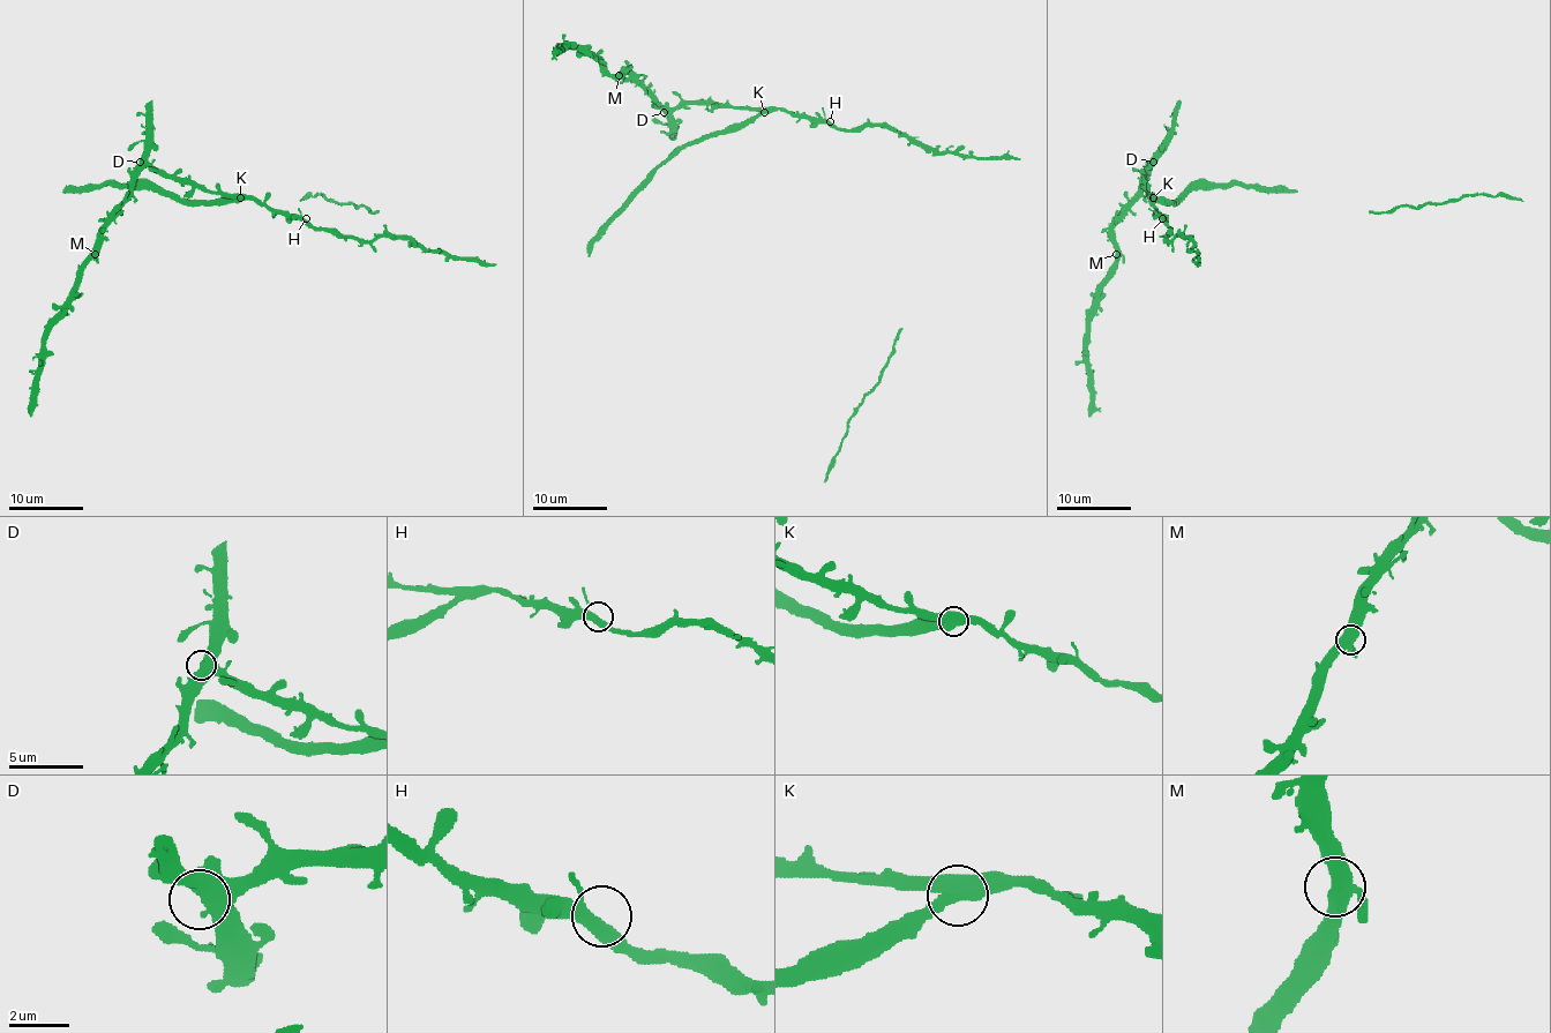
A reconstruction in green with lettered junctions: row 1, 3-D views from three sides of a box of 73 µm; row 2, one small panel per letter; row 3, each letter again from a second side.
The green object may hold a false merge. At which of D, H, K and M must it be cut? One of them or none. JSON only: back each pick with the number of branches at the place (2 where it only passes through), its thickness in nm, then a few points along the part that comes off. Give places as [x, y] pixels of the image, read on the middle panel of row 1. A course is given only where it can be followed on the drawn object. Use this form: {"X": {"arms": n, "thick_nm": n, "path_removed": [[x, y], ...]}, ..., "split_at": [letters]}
{"K": {"arms": 3, "thick_nm": 550, "path_removed": [[763, 112], [682, 144], [602, 229], [587, 256]]}, "split_at": ["K"]}

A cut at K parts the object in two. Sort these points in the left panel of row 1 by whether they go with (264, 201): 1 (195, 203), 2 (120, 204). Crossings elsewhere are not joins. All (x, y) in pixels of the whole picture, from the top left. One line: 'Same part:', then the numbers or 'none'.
Same part: 2

